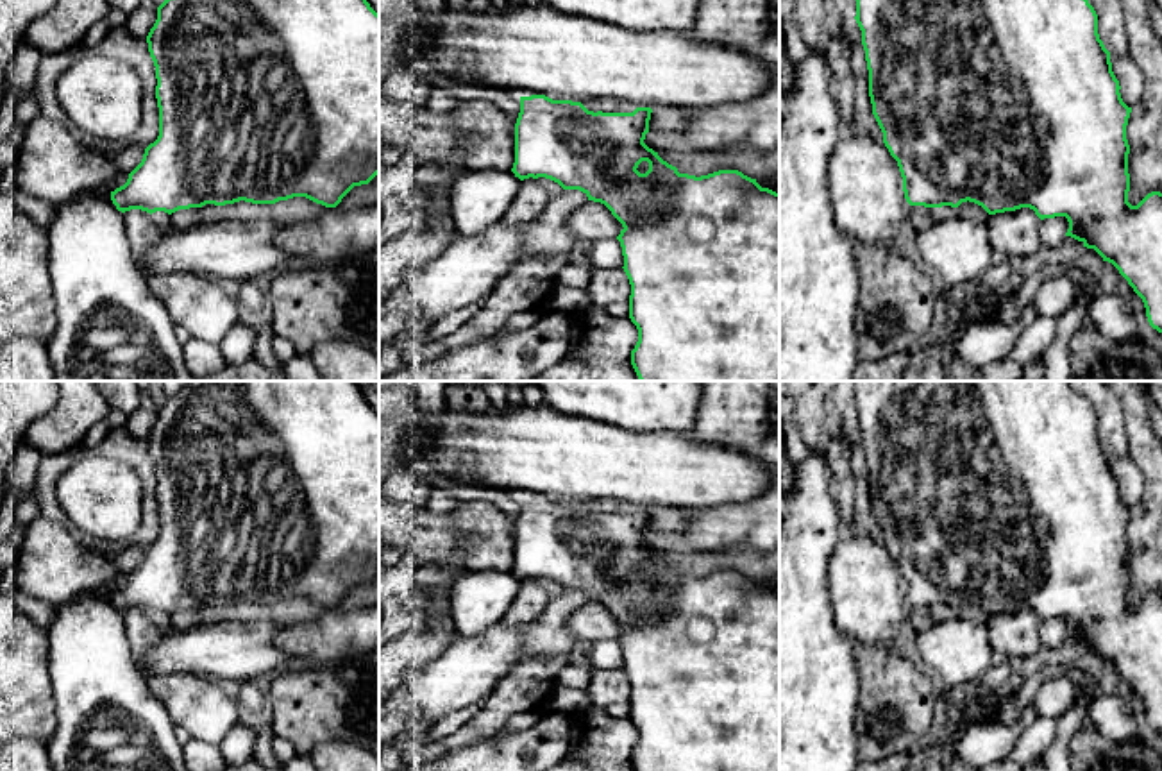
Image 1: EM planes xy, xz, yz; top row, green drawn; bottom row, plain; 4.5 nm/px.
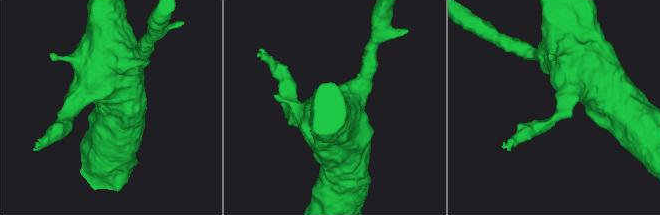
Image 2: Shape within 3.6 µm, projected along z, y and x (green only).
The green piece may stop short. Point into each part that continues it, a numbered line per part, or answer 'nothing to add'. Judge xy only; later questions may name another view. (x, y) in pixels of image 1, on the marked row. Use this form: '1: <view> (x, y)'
nothing to add

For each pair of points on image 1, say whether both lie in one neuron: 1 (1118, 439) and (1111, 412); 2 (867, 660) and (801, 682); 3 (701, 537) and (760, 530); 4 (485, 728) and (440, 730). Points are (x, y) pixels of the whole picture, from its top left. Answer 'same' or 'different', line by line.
1: same
2: different
3: same
4: different

